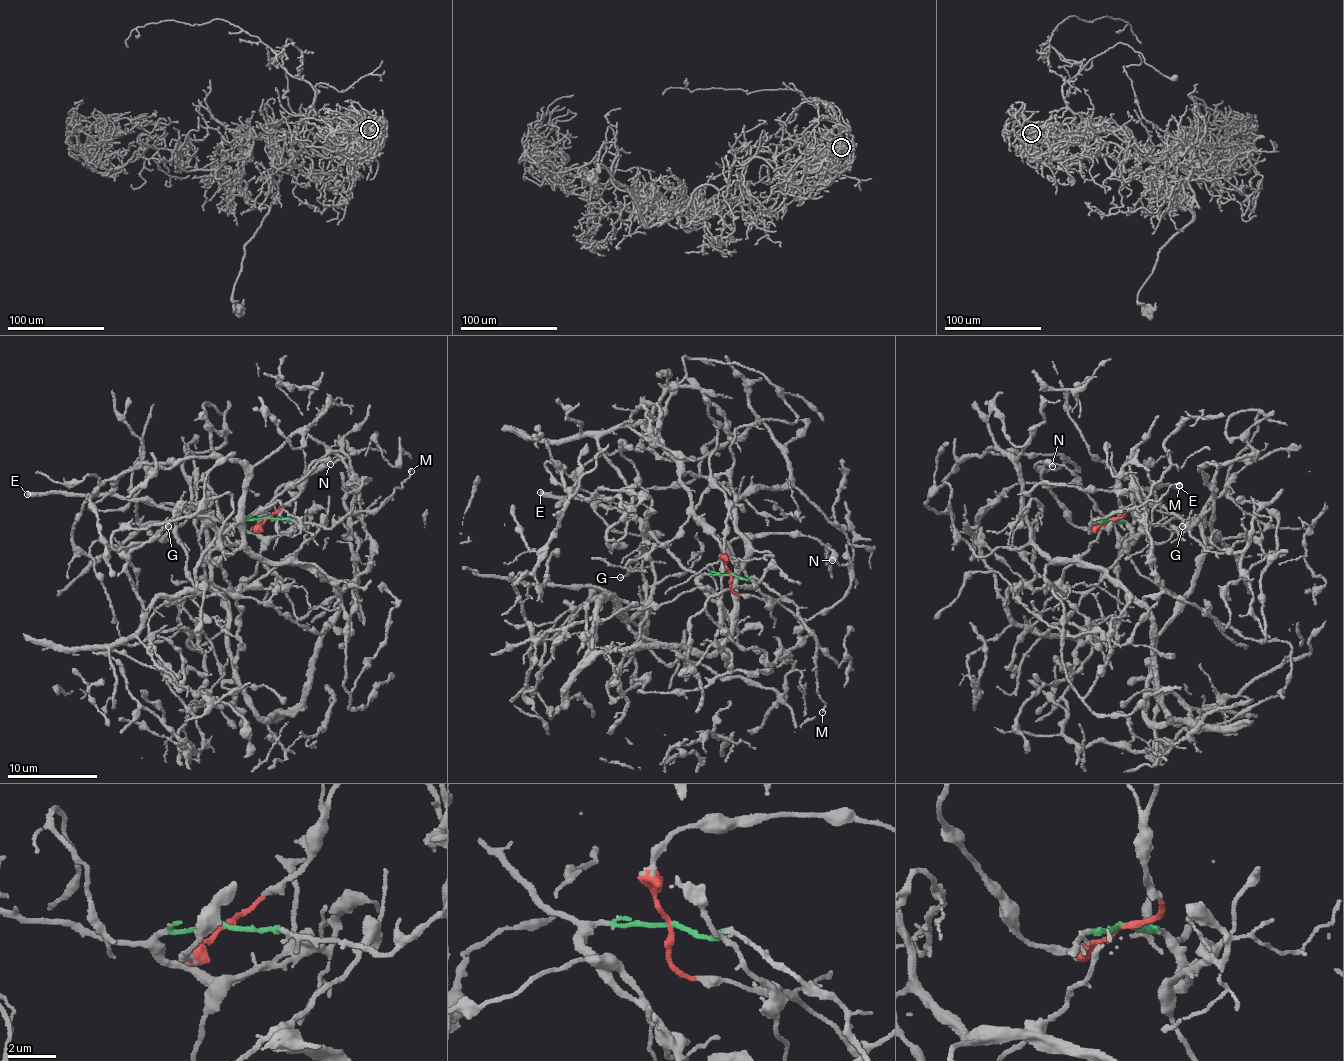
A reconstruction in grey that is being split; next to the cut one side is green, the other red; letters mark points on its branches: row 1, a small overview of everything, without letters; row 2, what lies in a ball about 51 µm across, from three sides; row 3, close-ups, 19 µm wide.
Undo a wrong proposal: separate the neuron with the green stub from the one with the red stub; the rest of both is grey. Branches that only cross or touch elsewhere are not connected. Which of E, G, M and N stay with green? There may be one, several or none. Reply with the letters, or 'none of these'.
E, G, M

